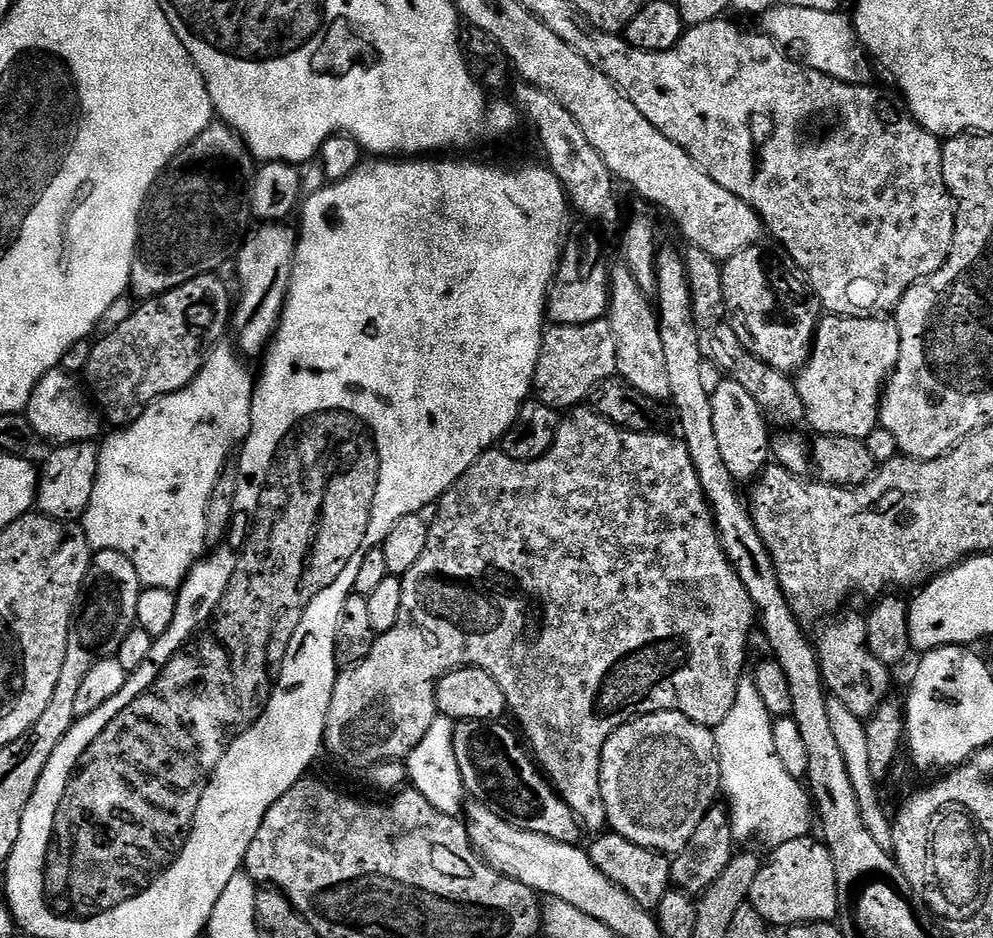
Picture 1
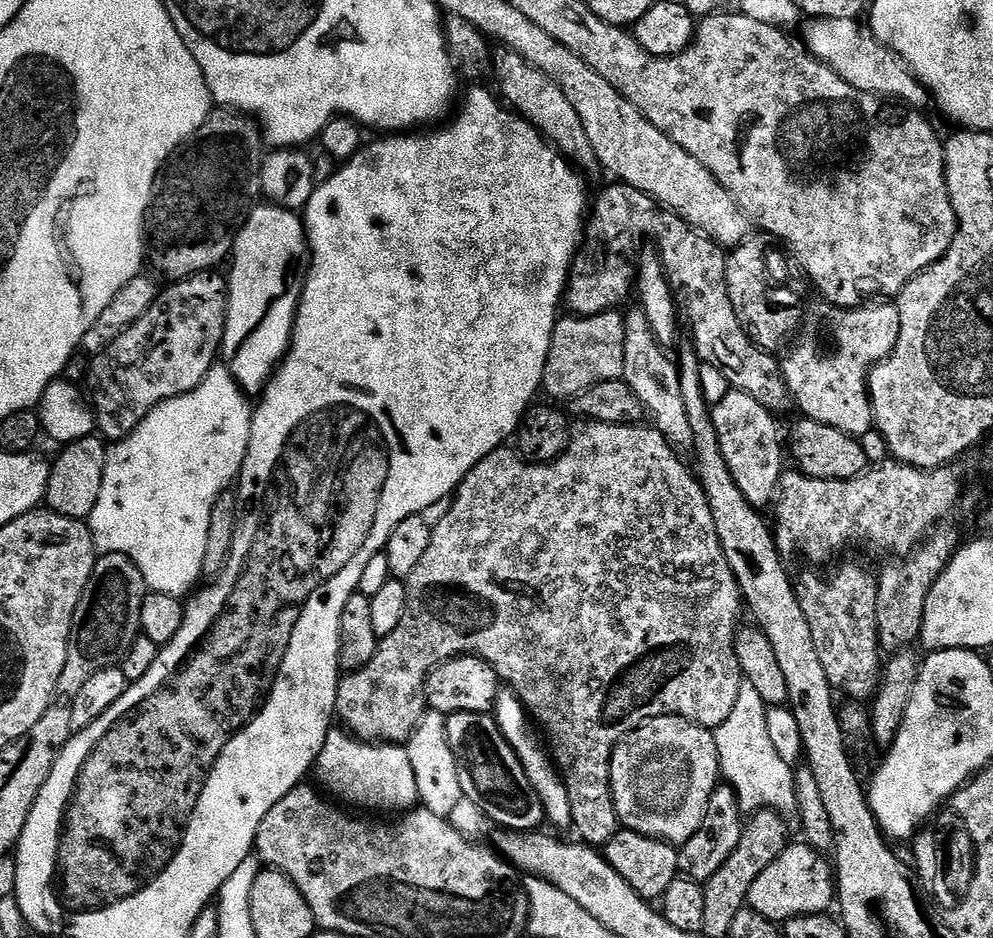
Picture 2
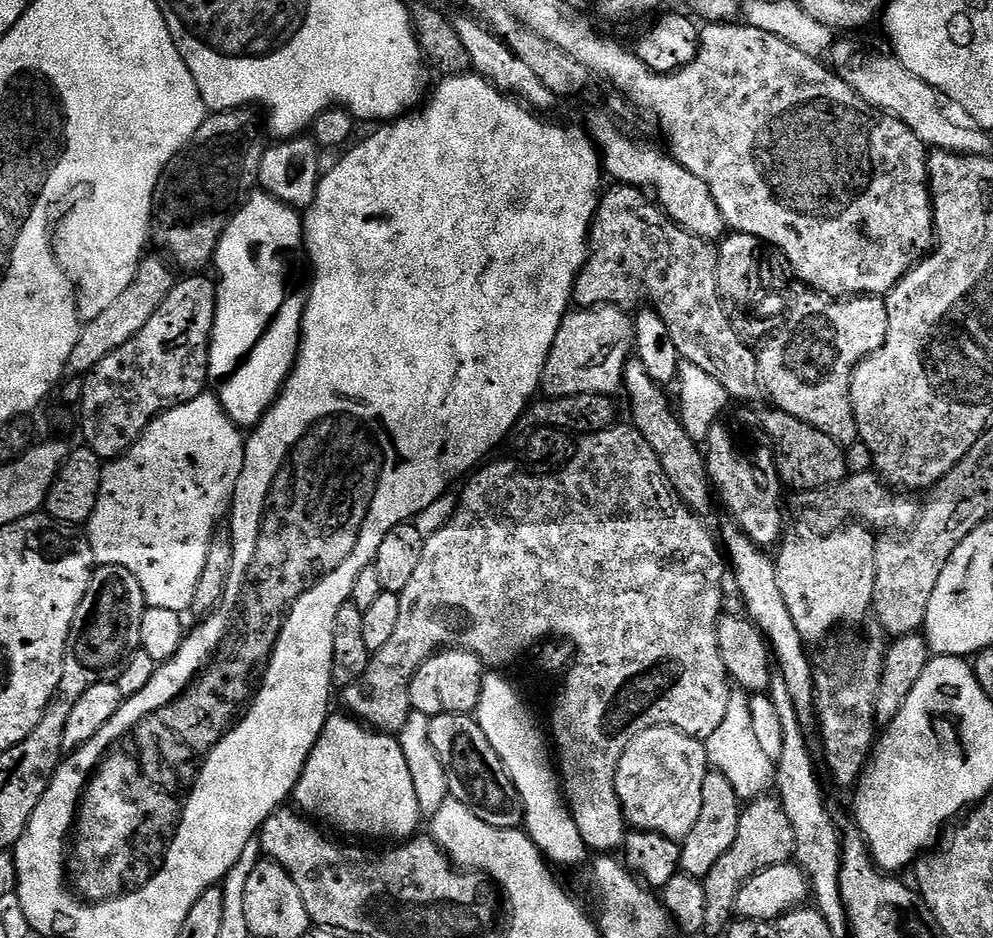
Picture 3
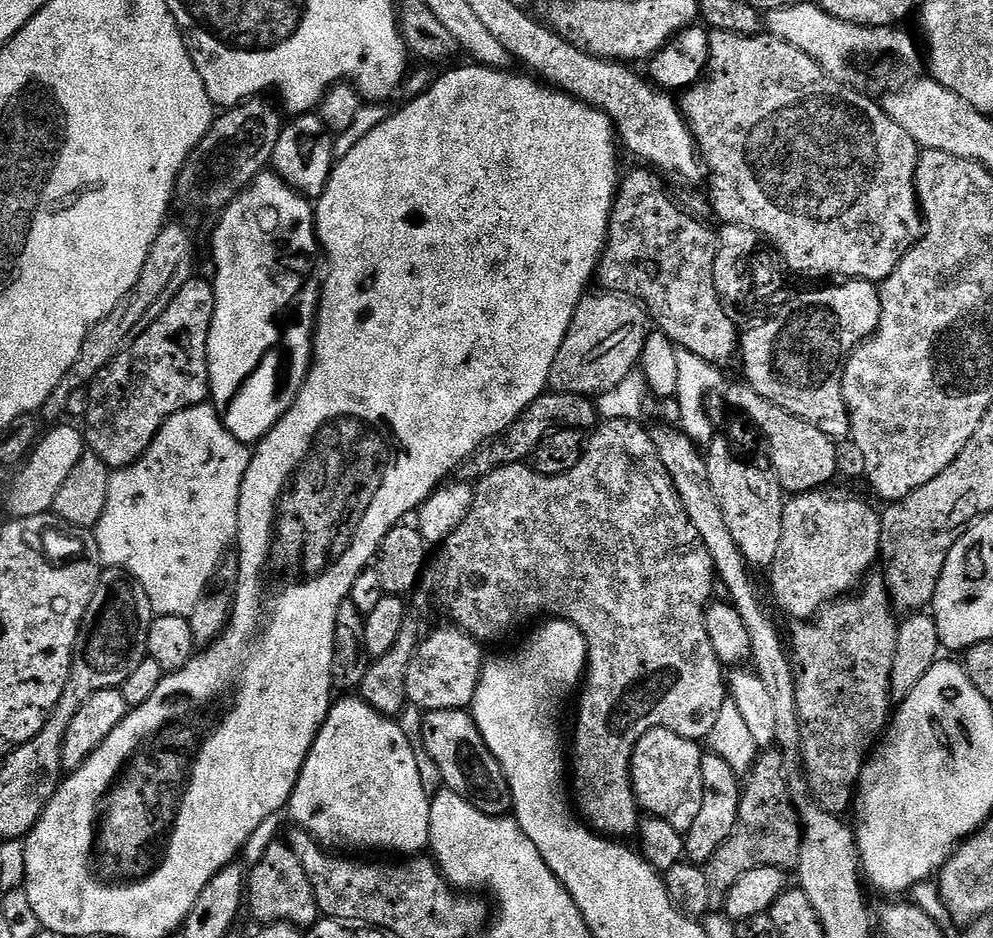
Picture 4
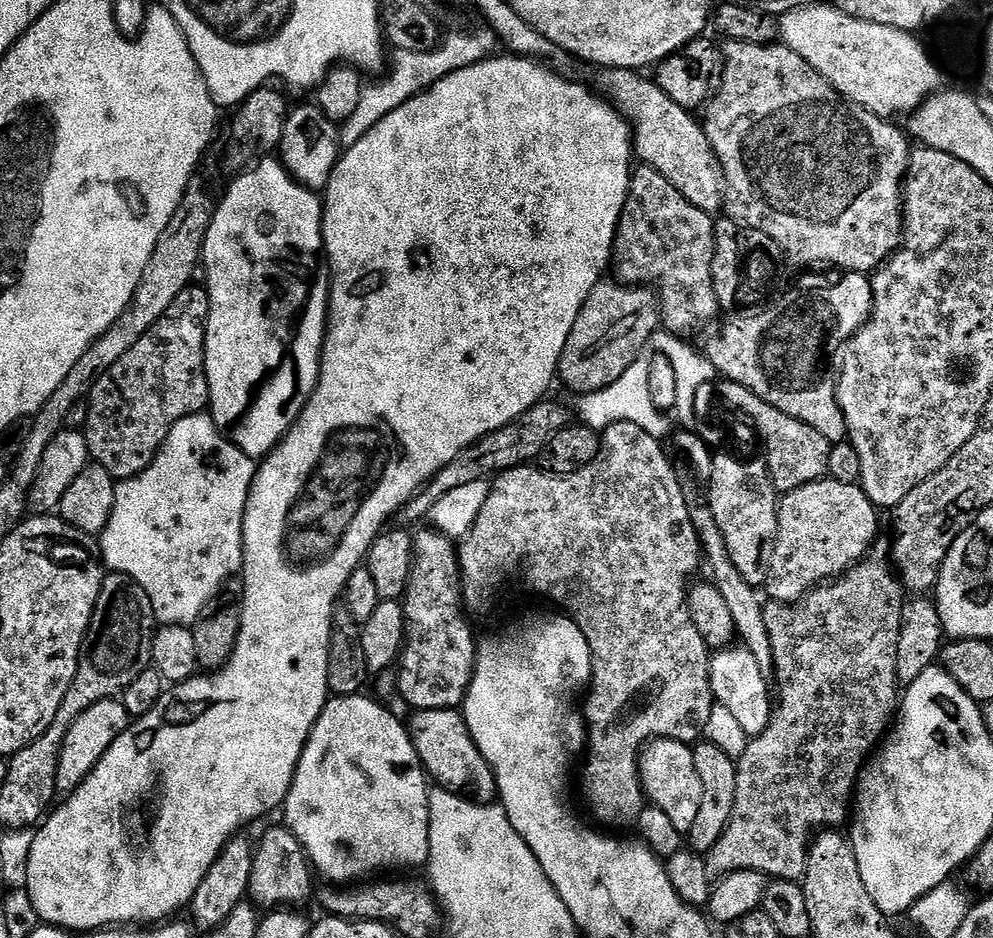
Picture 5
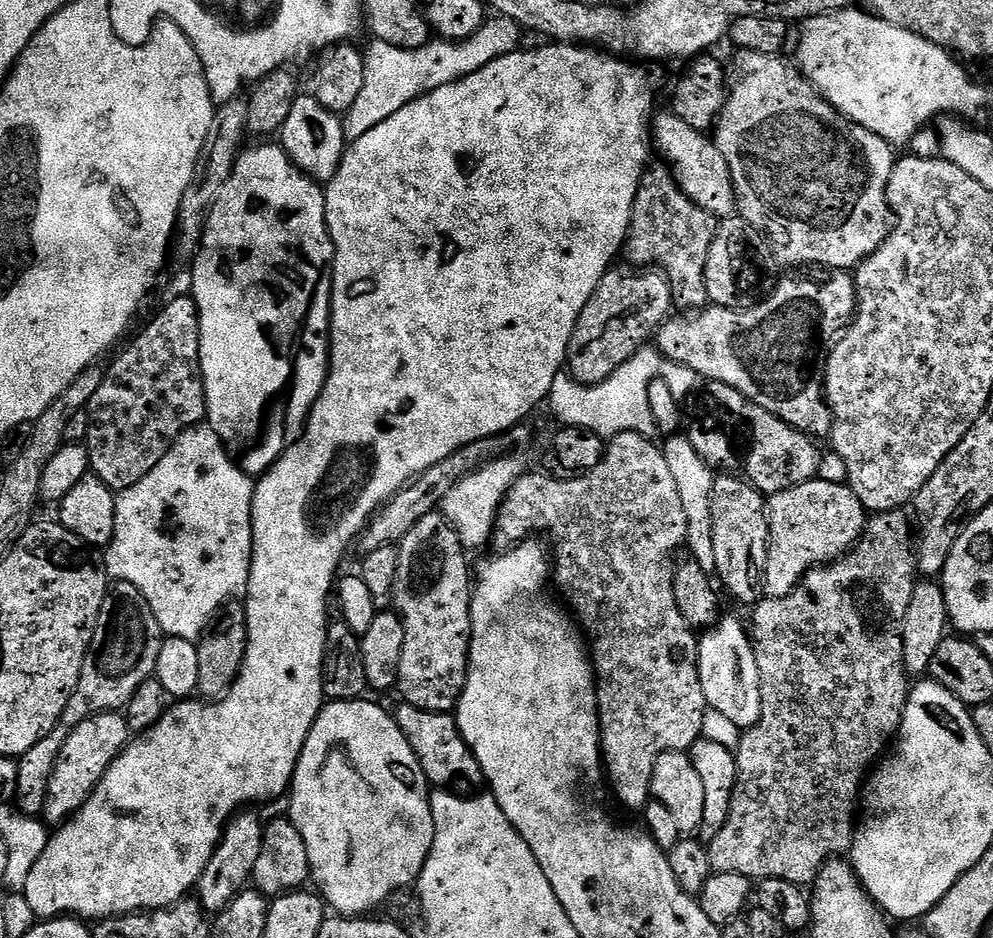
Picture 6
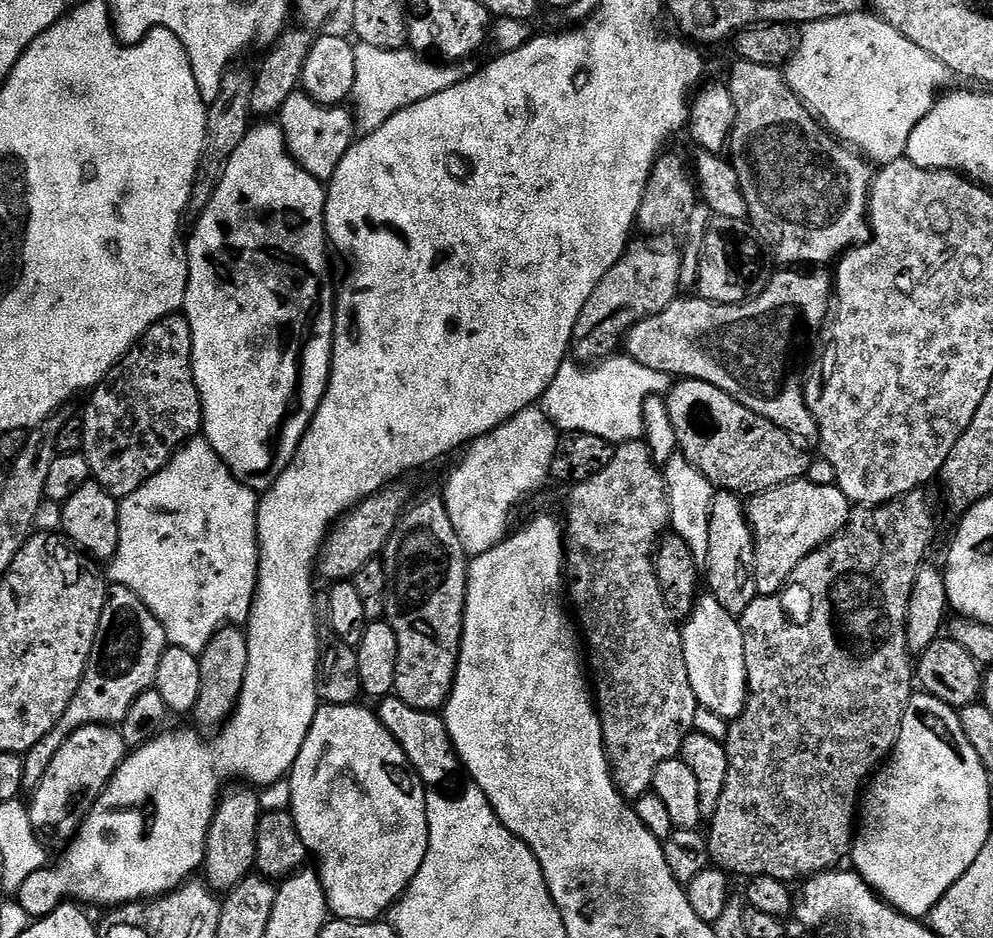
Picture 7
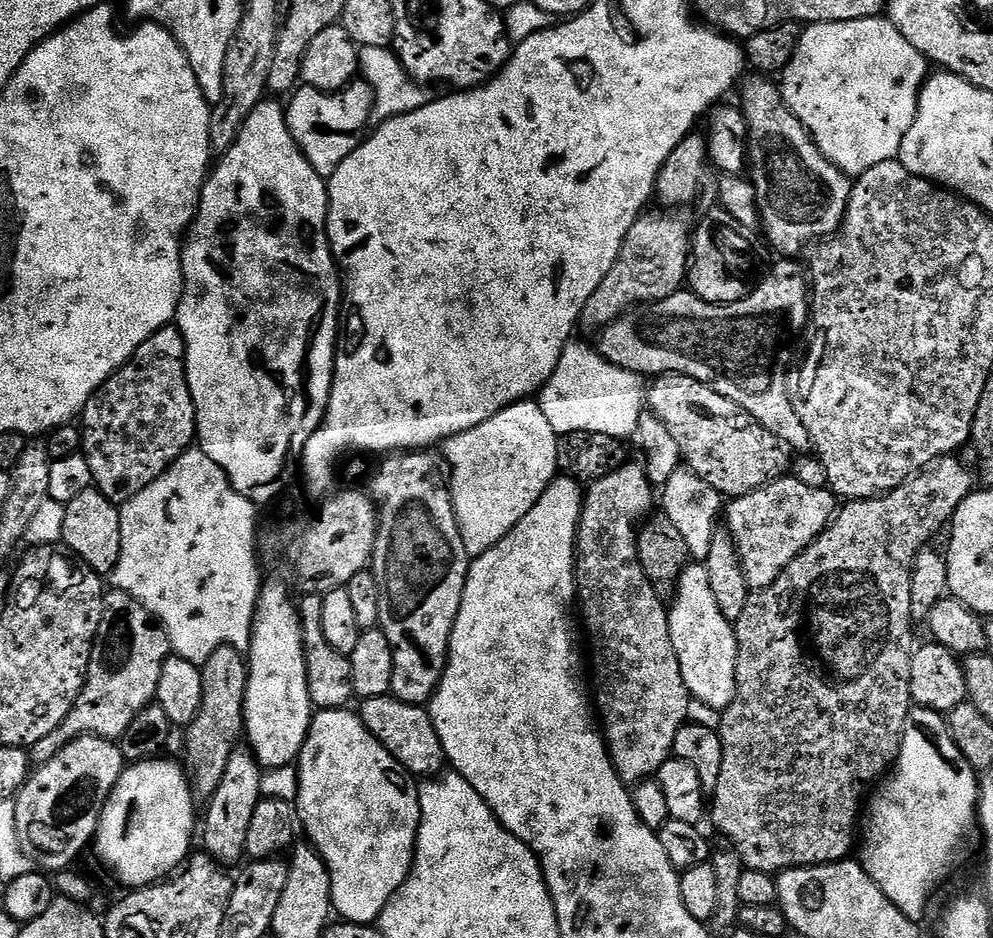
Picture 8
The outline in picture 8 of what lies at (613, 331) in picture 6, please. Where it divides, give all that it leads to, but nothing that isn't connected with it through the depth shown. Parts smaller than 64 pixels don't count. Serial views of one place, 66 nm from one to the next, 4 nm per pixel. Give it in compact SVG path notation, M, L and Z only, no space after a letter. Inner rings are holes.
M659 211L641 215L634 226L630 226L618 258L614 266L610 266L610 274L602 278L602 286L590 294L590 302L586 302L582 310L581 329L599 334L607 324L613 324L633 308L670 298L685 287L690 263L690 224L688 228L687 222L680 217L683 215Z

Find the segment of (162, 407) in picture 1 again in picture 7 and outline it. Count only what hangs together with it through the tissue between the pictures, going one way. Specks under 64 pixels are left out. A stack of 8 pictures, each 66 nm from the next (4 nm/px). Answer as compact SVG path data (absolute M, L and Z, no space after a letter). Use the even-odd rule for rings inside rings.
M193 438L179 448L168 464L158 474L154 474L134 494L123 497L119 501L120 517L118 518L118 550L106 568L106 576L113 585L130 590L142 598L142 602L158 618L158 622L166 630L169 645L173 648L190 650L199 653L214 638L218 629L228 625L244 626L248 623L248 615L252 613L252 599L256 596L256 580L260 569L260 544L256 540L256 509L258 507L257 493L248 488L232 473L218 458L218 454L203 438Z

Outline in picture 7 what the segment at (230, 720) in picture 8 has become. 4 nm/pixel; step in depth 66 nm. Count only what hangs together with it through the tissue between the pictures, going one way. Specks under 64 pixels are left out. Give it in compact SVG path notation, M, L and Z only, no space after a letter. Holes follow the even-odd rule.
M225 626L218 629L214 638L202 651L200 657L200 673L202 686L198 689L198 702L194 709L195 727L219 729L228 717L236 711L236 704L242 694L242 686L246 682L246 666L248 665L248 634L243 627Z

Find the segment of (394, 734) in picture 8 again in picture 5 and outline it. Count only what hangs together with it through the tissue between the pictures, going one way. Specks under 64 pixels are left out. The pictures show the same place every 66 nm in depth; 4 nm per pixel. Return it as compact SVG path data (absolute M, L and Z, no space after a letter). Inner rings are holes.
M457 709L413 711L406 727L420 763L424 765L425 773L439 787L476 804L490 804L497 799L492 767L488 765L486 758L482 758L474 738L468 732L463 715Z

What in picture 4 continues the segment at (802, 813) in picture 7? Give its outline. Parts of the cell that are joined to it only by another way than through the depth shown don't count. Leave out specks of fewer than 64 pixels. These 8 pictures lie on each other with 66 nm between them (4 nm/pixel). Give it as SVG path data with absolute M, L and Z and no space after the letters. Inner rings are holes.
M872 574L859 585L855 594L849 594L841 599L834 600L830 604L824 605L819 612L810 620L801 620L793 623L792 637L787 637L786 644L790 649L790 661L794 669L796 680L796 713L800 719L800 746L802 757L804 756L804 768L808 771L808 784L812 787L815 803L825 808L827 812L844 814L844 811L851 809L854 804L854 793L856 784L860 781L860 772L864 768L864 762L870 753L875 749L882 733L890 723L890 708L888 704L893 703L891 695L891 670L893 669L894 648L898 639L897 634L898 616L892 607L892 599L888 593L888 587L883 575ZM776 750L757 755L755 764L742 784L738 822L730 838L718 846L707 864L701 867L691 862L681 862L670 866L670 870L663 873L666 890L684 915L700 918L712 900L712 892L717 898L723 897L732 889L734 882L738 882L738 878L750 870L789 870L788 868L795 869L799 865L802 825L797 805L792 805L788 784L784 781L783 762L785 763L781 753Z

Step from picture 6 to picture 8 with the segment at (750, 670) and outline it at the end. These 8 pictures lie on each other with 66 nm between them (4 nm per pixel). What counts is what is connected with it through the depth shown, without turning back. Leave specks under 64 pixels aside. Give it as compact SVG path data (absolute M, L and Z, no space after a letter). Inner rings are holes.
M689 563L674 590L674 602L668 611L670 640L678 655L682 678L689 695L716 711L723 711L733 701L737 688L737 636L733 623L718 609L710 589L705 565Z

